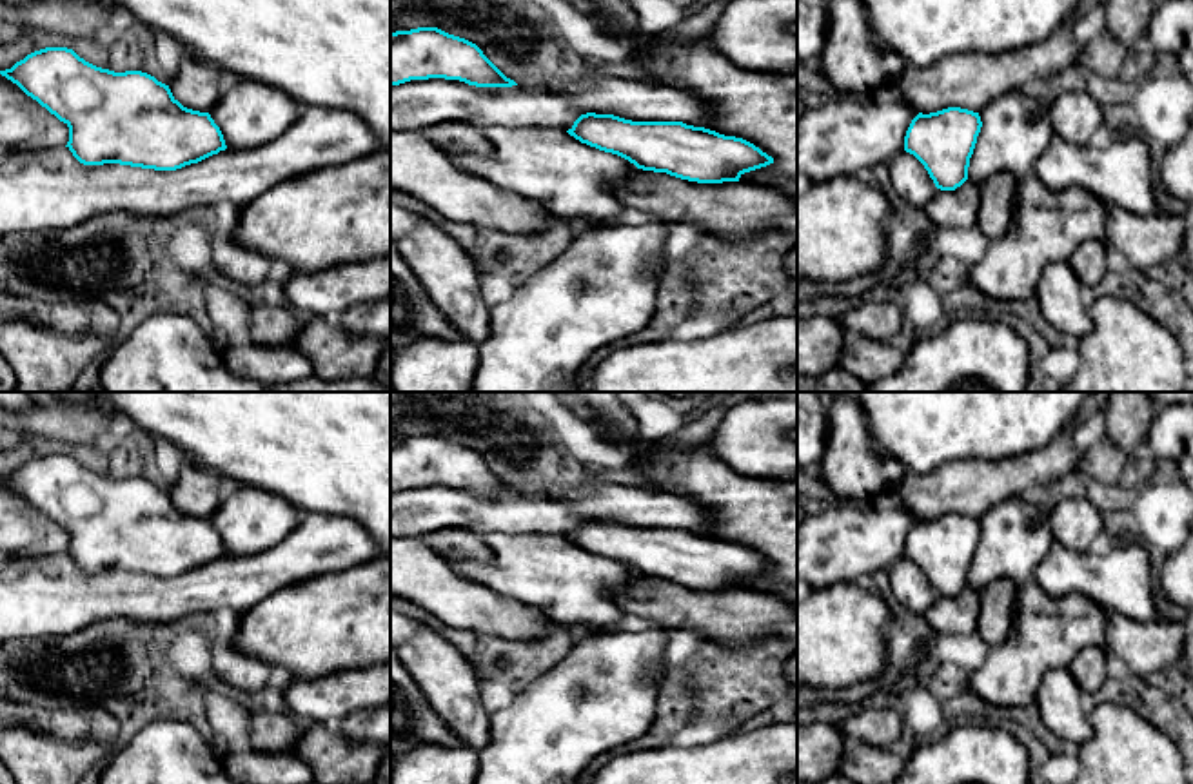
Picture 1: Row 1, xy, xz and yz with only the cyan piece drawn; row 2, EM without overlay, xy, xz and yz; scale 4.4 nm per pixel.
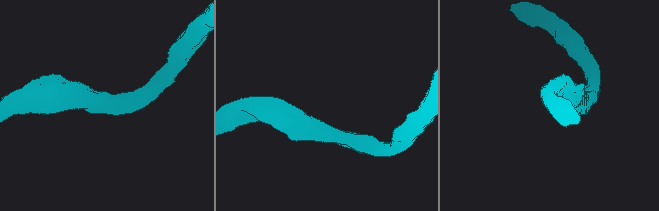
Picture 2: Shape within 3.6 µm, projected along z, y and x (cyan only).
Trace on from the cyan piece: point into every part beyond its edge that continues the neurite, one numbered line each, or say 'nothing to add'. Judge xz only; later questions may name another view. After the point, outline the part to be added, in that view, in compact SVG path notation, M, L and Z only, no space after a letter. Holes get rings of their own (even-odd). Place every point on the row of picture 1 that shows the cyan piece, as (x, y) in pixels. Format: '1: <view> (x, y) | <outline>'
1: xz (416, 104) | M614 76L512 87L476 87L445 78L390 85L390 131L421 131L441 122L568 131L587 113L703 127L712 105L677 87Z

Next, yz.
1: yz (910, 180) | M906 151L890 163L890 181L892 189L906 205L921 211L939 191L924 165Z

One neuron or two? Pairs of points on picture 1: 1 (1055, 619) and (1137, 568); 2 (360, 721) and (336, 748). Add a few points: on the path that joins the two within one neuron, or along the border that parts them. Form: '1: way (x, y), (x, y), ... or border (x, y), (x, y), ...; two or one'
1: border (1046, 592), (1052, 596), (1081, 592), (1101, 607); two
2: way (354, 728), (344, 741); one

